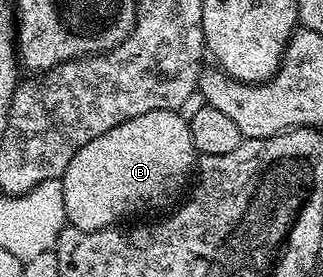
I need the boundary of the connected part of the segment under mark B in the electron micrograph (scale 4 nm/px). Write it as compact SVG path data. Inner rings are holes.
M171 108L151 110L117 124L115 130L99 134L99 138L91 138L71 158L60 179L66 221L74 228L90 232L132 221L137 218L132 216L140 212L160 213L168 209L186 191L199 159L191 142L188 119L181 115Z

